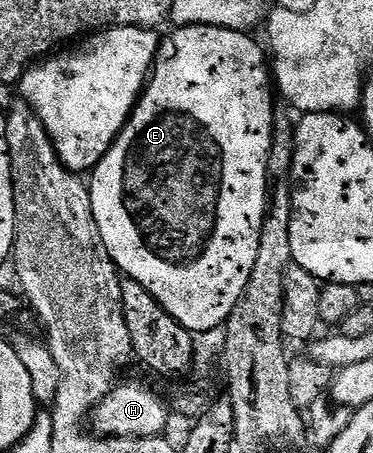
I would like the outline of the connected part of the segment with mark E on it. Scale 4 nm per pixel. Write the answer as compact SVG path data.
M180 26L174 32L176 34L168 42L166 39L161 46L164 55L171 55L168 58L160 57L156 61L139 101L135 103L129 120L123 125L123 131L117 136L109 152L105 152L105 156L95 165L94 170L90 171L89 189L93 216L97 220L101 240L105 240L105 248L115 261L115 269L120 275L137 280L137 284L148 290L161 304L161 308L169 312L169 316L177 319L186 330L199 335L206 330L215 330L218 326L220 329L226 323L237 300L241 300L241 292L245 292L245 284L249 284L249 272L253 272L253 263L257 260L257 244L261 240L261 220L265 216L269 201L267 165L277 107L268 55L260 43L259 47L251 39L250 33L216 26Z

